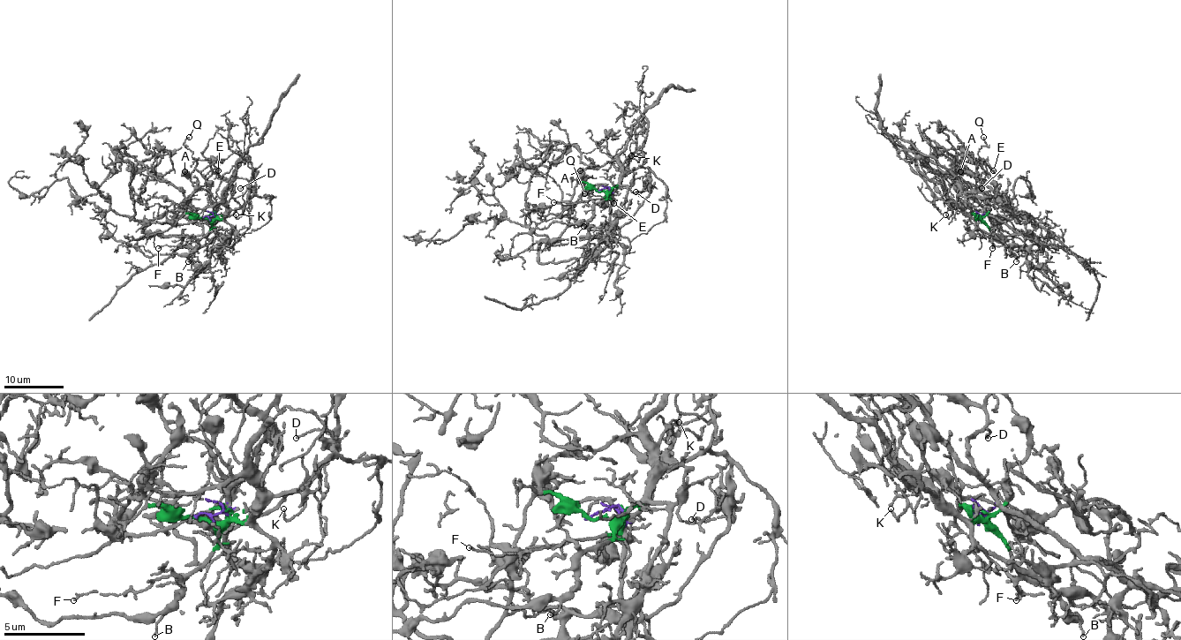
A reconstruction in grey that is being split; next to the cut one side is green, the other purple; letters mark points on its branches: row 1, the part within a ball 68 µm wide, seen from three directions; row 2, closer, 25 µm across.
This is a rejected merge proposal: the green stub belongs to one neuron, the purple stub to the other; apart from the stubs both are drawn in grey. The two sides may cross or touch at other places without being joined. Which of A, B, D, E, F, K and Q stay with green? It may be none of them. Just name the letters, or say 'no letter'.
B, D, F, K

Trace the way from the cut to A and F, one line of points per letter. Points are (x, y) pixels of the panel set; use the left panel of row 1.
A: (202, 217), (214, 215), (214, 204), (206, 191), (198, 189), (184, 171)
F: (202, 217), (206, 219), (211, 228), (199, 239), (158, 248)

